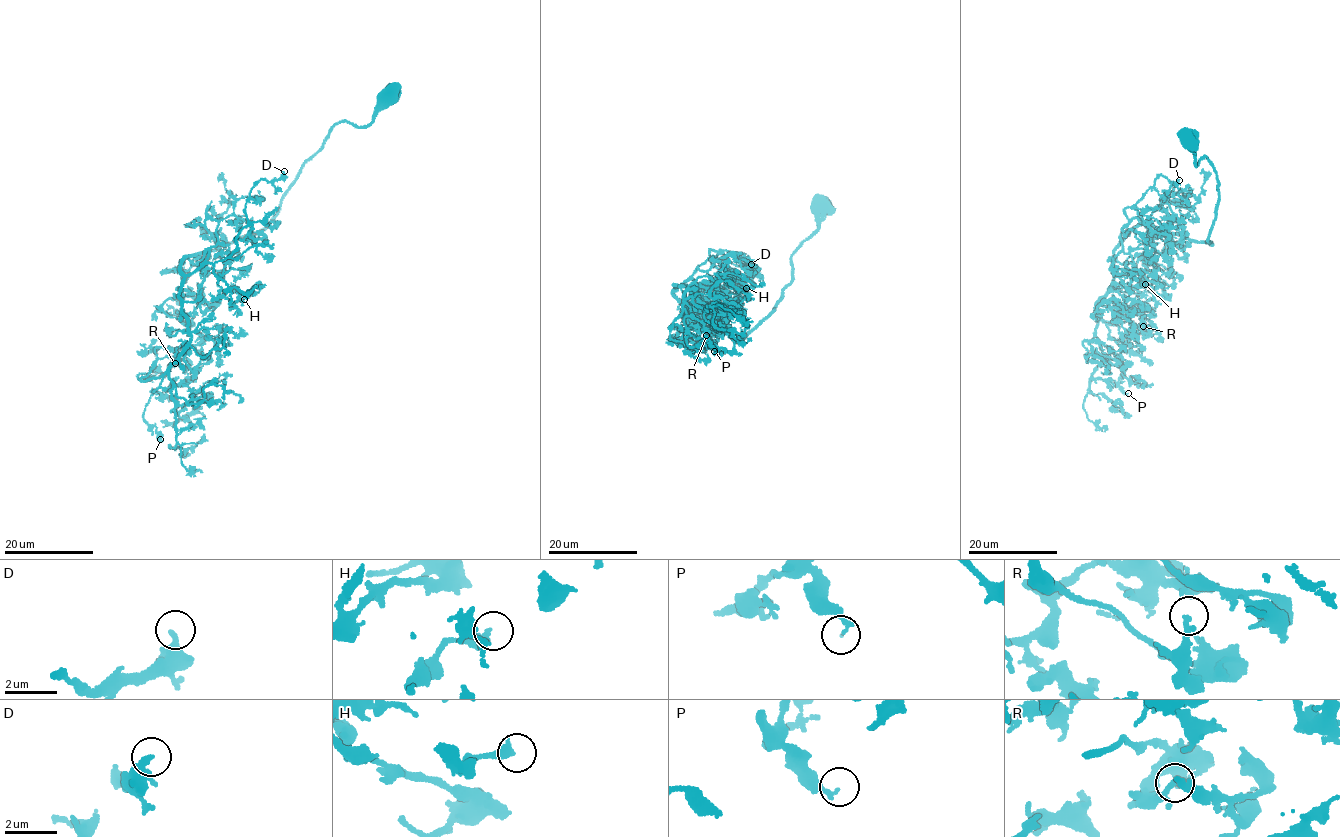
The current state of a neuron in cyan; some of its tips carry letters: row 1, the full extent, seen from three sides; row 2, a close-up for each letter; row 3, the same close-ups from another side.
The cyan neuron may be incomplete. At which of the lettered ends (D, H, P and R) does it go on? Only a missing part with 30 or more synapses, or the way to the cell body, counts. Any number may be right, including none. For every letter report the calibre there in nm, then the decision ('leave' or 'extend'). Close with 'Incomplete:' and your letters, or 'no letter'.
D: calibre 280 nm; leave
H: calibre 320 nm; leave
P: calibre 150 nm; leave
R: calibre 110 nm; leave
Incomplete: no letter

